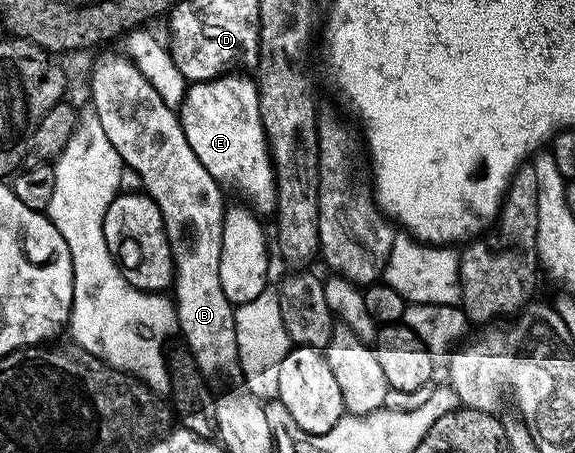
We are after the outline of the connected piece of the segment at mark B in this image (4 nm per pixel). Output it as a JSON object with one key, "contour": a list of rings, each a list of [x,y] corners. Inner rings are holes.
{"contour":[[[103,57],[92,67],[91,101],[95,104],[92,106],[97,119],[101,119],[101,127],[105,127],[105,135],[109,135],[109,143],[113,143],[113,147],[121,155],[124,166],[139,173],[142,192],[151,197],[161,211],[171,258],[175,264],[175,319],[178,332],[183,332],[183,337],[187,340],[186,348],[205,375],[234,370],[239,363],[235,330],[236,306],[225,299],[225,291],[221,291],[221,243],[225,204],[223,205],[223,193],[219,190],[222,189],[220,182],[215,181],[213,175],[209,175],[209,171],[201,167],[201,159],[193,155],[193,147],[189,147],[189,139],[185,139],[178,112],[167,105],[161,95],[157,95],[153,83],[149,83],[149,79],[141,75],[130,57]]]}

